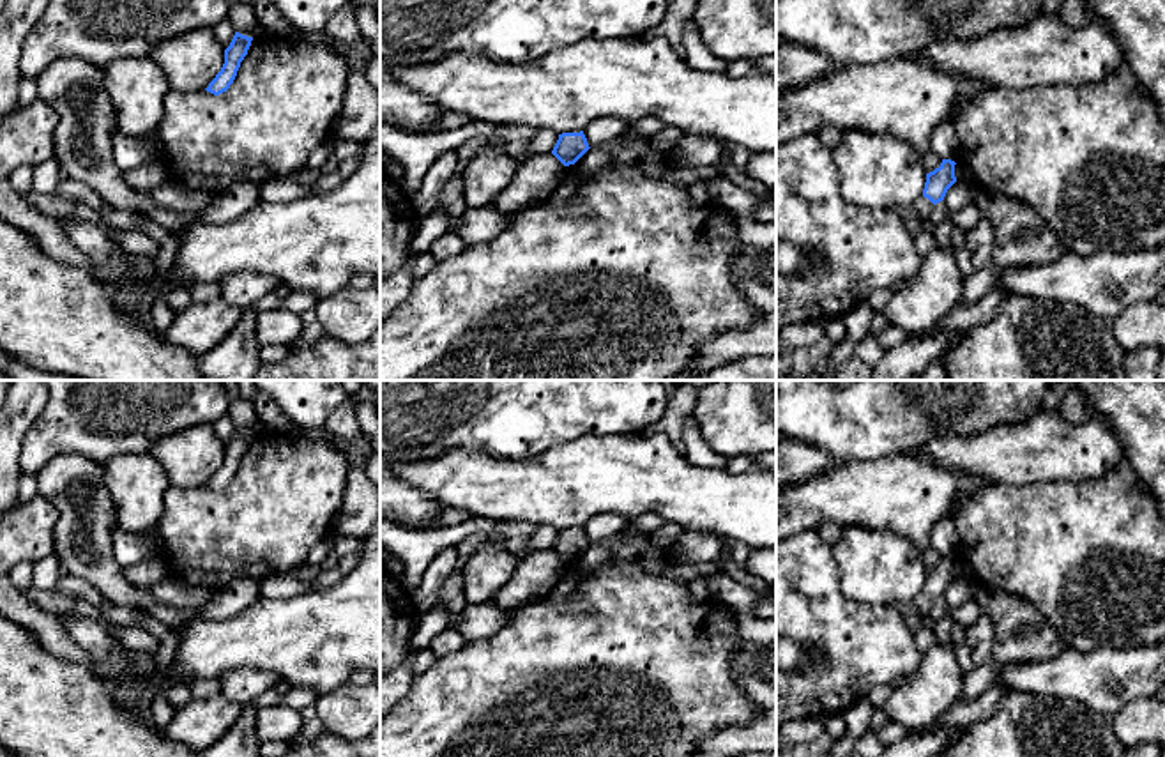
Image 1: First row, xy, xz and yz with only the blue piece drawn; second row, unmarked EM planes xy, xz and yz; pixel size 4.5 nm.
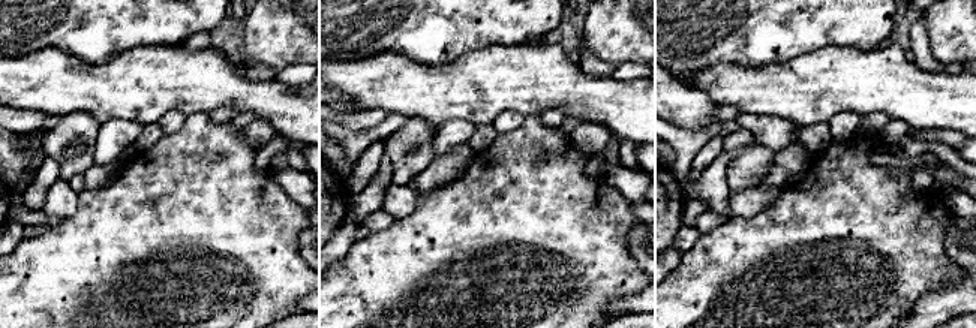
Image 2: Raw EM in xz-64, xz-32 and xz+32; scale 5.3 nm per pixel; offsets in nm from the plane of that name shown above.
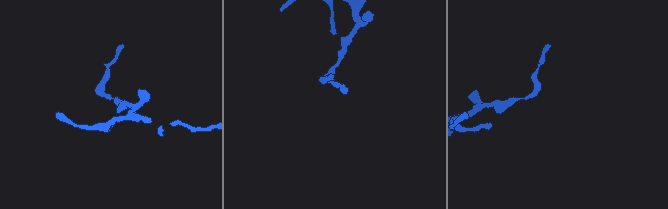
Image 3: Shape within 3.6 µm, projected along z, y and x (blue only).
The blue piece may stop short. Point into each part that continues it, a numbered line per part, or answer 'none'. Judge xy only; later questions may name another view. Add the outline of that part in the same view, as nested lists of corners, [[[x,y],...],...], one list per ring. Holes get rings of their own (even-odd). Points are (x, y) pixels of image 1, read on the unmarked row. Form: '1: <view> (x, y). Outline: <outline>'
none

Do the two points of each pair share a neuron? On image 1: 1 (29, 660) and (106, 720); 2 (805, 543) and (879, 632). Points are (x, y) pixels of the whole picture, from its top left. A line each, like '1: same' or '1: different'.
1: same
2: same

